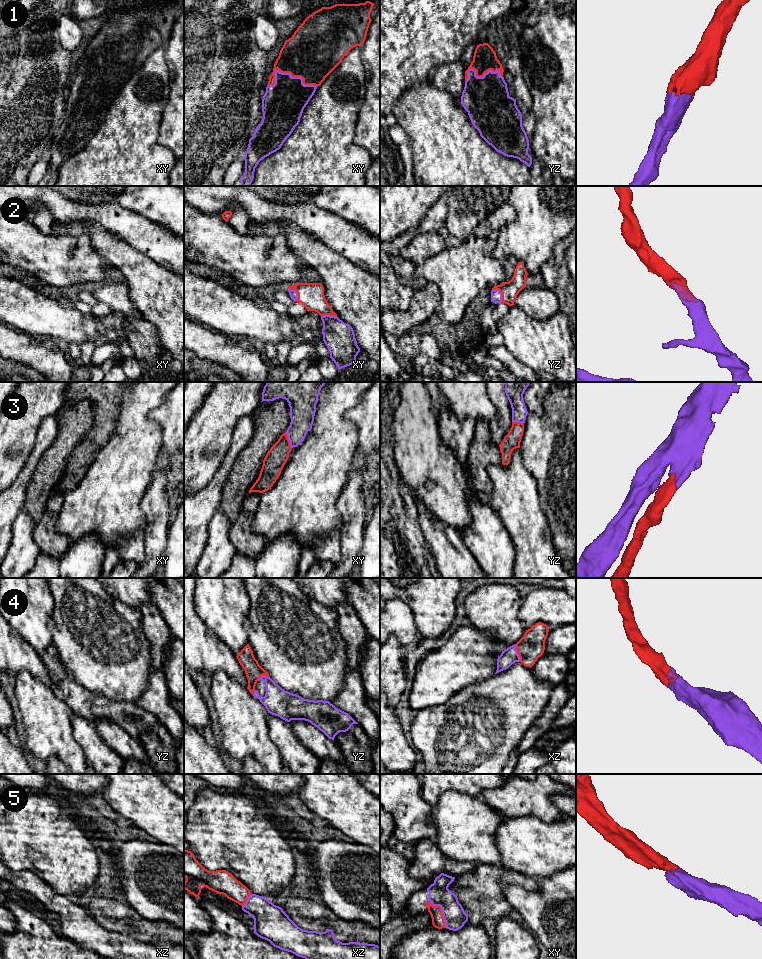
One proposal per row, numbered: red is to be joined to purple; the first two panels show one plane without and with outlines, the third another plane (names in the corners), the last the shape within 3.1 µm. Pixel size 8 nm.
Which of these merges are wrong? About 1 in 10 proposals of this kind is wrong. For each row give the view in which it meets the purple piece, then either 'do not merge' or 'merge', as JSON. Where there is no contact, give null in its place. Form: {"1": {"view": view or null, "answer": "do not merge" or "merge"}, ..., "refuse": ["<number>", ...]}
{"1": {"view": "xy", "answer": "merge"}, "2": {"view": "yz", "answer": "merge"}, "3": {"view": "xy", "answer": "merge"}, "4": {"view": "xz", "answer": "merge"}, "5": {"view": "xy", "answer": "merge"}, "refuse": []}

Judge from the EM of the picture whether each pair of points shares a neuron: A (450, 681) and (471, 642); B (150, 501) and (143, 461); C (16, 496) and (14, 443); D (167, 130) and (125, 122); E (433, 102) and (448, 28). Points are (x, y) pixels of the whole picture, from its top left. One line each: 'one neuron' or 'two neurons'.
A: one neuron
B: one neuron
C: two neurons
D: two neurons
E: two neurons

